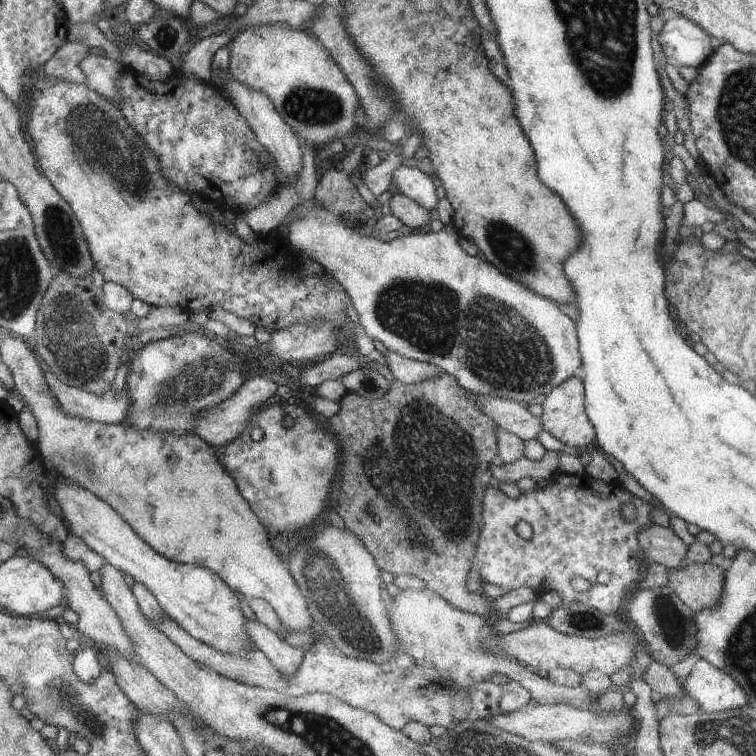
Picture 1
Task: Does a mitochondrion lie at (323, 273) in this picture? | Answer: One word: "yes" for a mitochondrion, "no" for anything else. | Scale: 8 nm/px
no

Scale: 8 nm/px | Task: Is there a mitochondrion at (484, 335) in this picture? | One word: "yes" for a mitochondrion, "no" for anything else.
yes

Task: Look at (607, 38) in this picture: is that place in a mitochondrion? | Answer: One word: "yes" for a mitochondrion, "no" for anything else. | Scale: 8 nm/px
yes

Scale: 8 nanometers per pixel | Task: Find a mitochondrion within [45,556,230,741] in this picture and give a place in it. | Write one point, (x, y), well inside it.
(86, 716)

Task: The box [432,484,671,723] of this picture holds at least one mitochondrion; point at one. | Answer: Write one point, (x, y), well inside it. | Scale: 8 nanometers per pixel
(580, 621)

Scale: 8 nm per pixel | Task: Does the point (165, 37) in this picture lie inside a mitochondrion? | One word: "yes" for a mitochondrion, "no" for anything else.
yes

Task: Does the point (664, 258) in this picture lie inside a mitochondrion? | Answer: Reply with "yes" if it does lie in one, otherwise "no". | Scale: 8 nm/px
no

